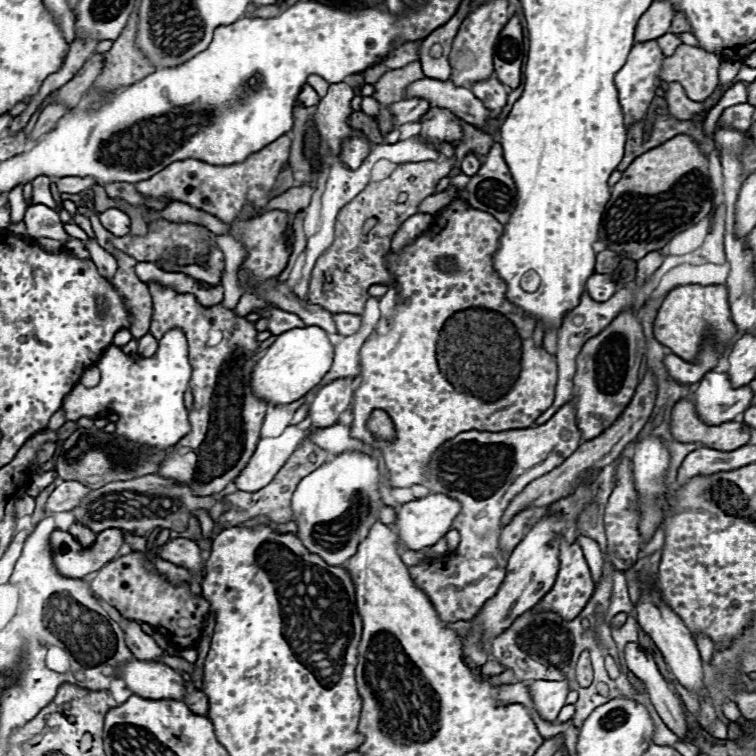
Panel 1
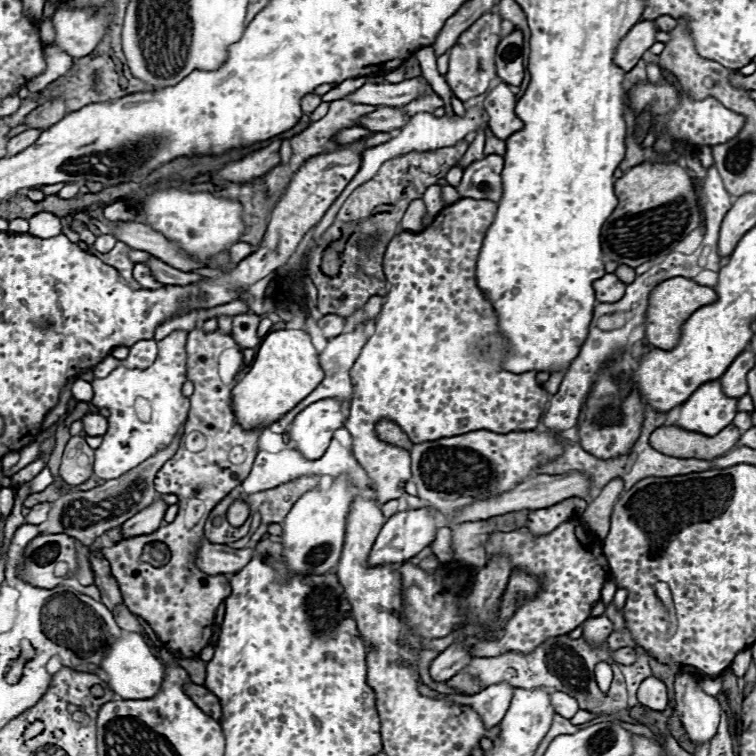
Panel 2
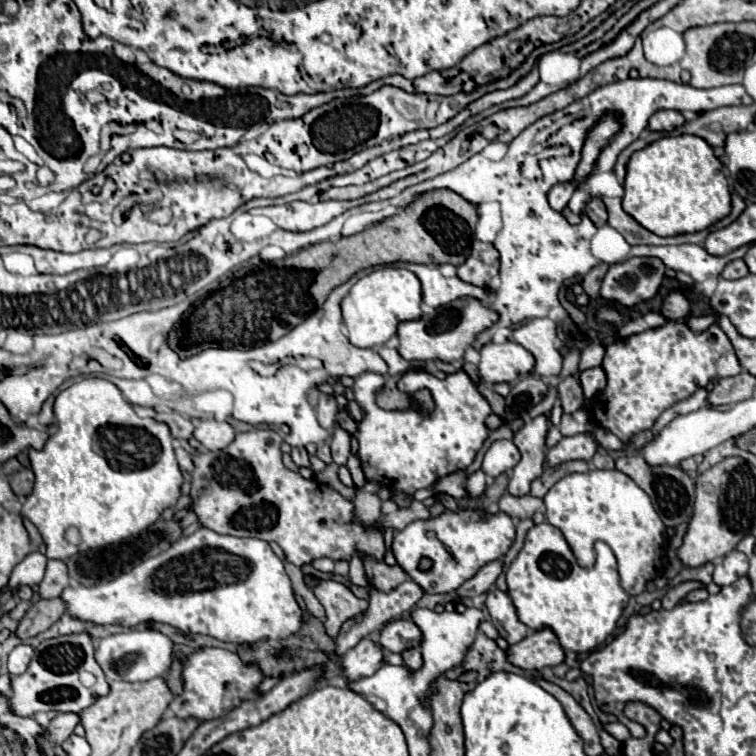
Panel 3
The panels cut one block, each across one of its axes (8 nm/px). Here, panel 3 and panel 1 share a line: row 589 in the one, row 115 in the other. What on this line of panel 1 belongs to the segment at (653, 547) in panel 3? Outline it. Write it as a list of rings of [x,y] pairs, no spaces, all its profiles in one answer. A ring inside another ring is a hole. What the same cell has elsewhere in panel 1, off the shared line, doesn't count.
[[[646,40],[646,42],[638,42],[632,46],[626,64],[620,68],[620,72],[616,74],[616,86],[618,86],[618,100],[622,106],[622,114],[624,114],[624,126],[626,130],[630,130],[636,122],[640,122],[646,112],[650,102],[656,98],[656,90],[660,88],[660,84],[664,82],[660,78],[660,70],[662,70],[662,60],[666,56],[662,54],[662,48],[658,46],[658,40]]]

